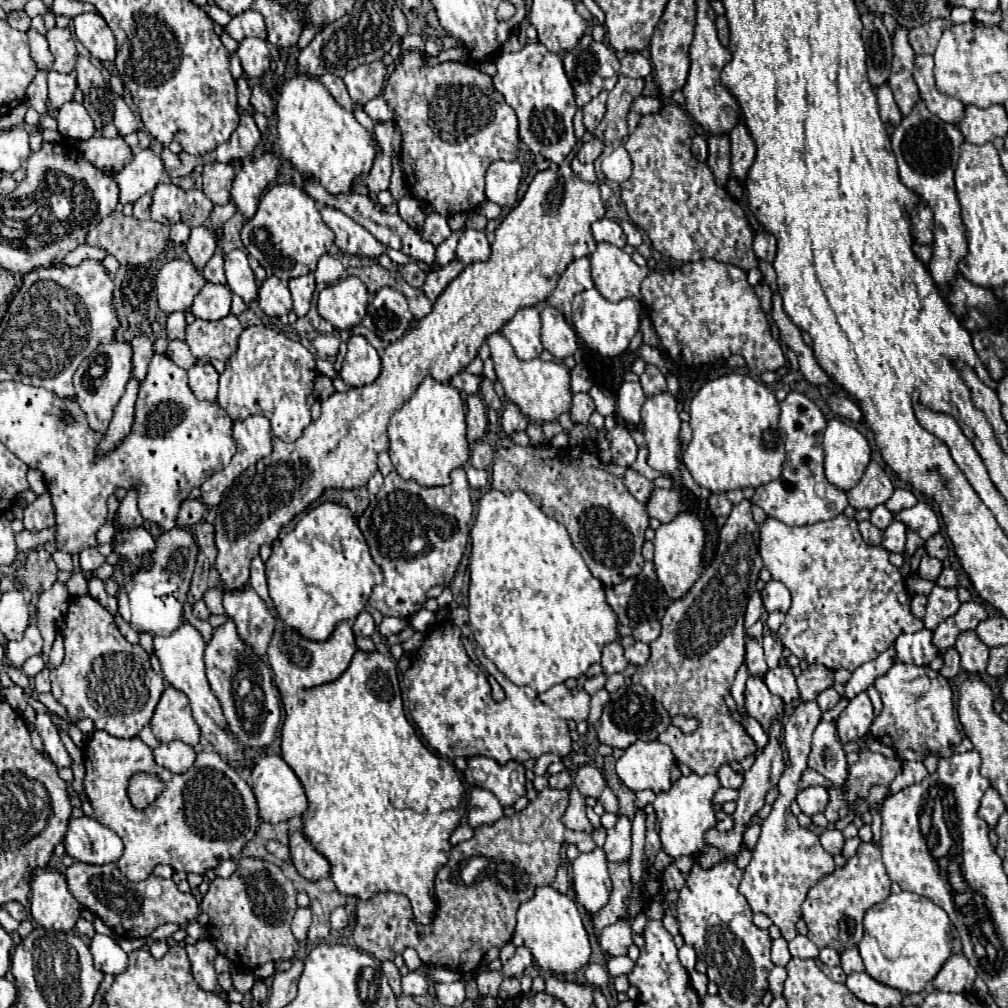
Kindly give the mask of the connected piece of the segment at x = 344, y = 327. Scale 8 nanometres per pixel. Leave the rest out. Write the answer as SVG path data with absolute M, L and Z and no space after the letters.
M357 277L341 279L319 293L319 315L337 331L349 331L359 325L369 305L369 291Z

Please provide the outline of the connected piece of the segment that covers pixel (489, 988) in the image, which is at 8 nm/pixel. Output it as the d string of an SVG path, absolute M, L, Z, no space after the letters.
M489 971L489 973L481 973L477 977L477 989L483 997L491 995L491 997L497 997L497 991L499 991L499 985L503 981L503 973L501 971Z

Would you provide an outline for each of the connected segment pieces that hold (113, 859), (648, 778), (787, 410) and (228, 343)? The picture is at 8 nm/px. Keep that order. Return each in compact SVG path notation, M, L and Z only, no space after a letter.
M91 817L71 819L65 835L67 855L91 865L117 863L123 853L123 841L105 825Z
M635 741L617 761L617 775L635 793L645 789L661 793L671 787L669 773L673 765L675 757L667 745Z
M789 393L781 403L779 427L787 433L785 451L787 461L783 465L781 477L755 489L751 503L761 507L767 517L783 521L791 527L803 527L817 521L833 519L847 507L847 495L833 487L823 473L823 431L827 421L821 409L801 393Z
M227 315L219 321L203 321L195 319L195 323L185 329L185 343L191 353L201 359L221 359L227 361L237 349L237 339L243 327L235 315Z

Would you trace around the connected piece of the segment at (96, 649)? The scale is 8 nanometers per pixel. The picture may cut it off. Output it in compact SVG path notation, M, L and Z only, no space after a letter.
M89 593L71 599L69 611L65 615L63 639L65 639L65 657L63 657L63 663L51 671L51 693L61 705L65 705L69 713L69 721L75 723L87 717L93 721L95 729L103 729L113 737L123 737L123 739L137 737L137 733L145 725L149 725L155 705L159 703L159 697L165 689L163 677L153 673L149 665L149 655L143 651L143 647L131 645L119 633L111 613Z

